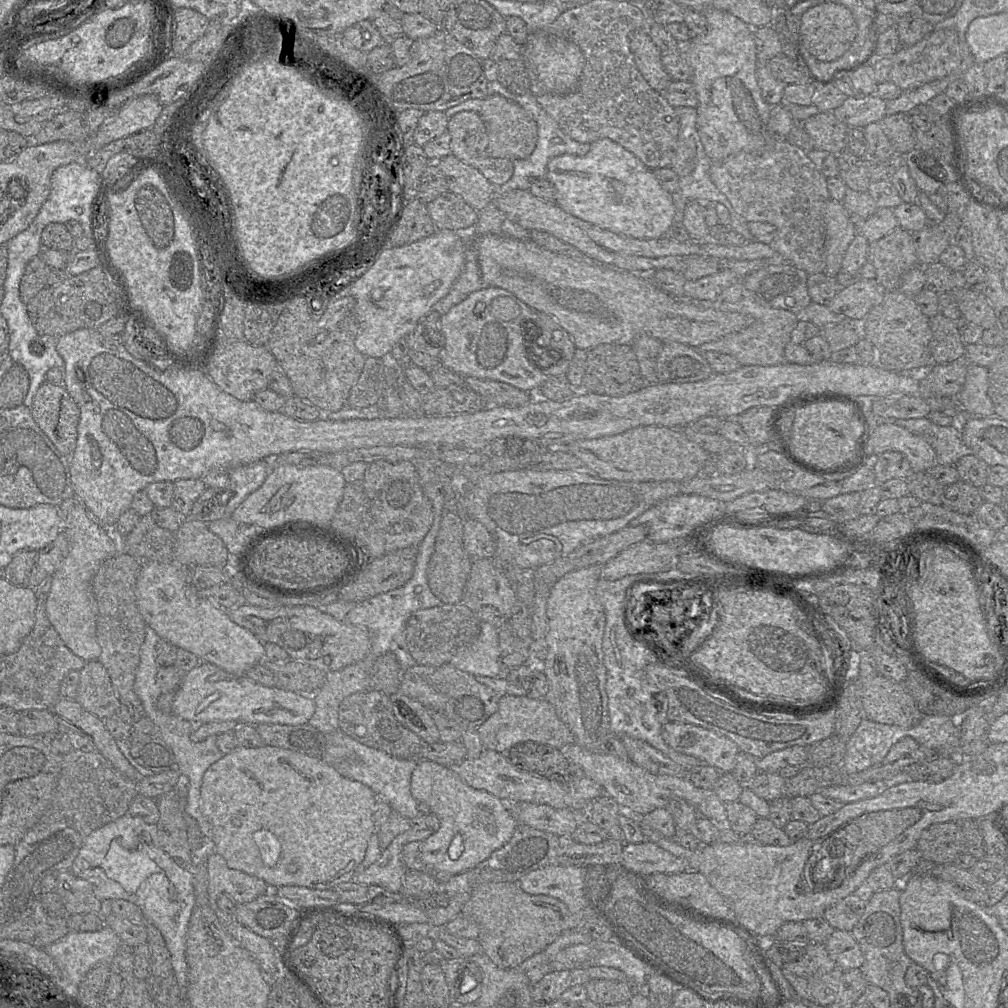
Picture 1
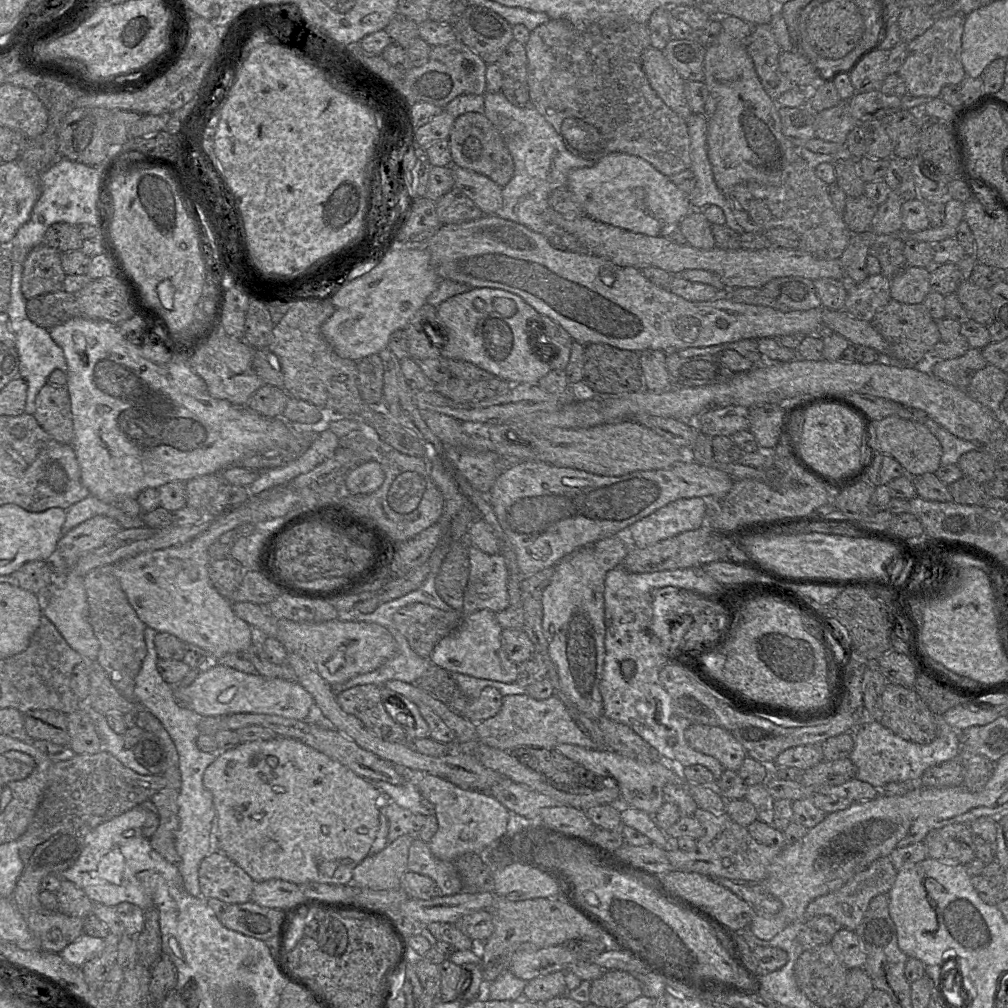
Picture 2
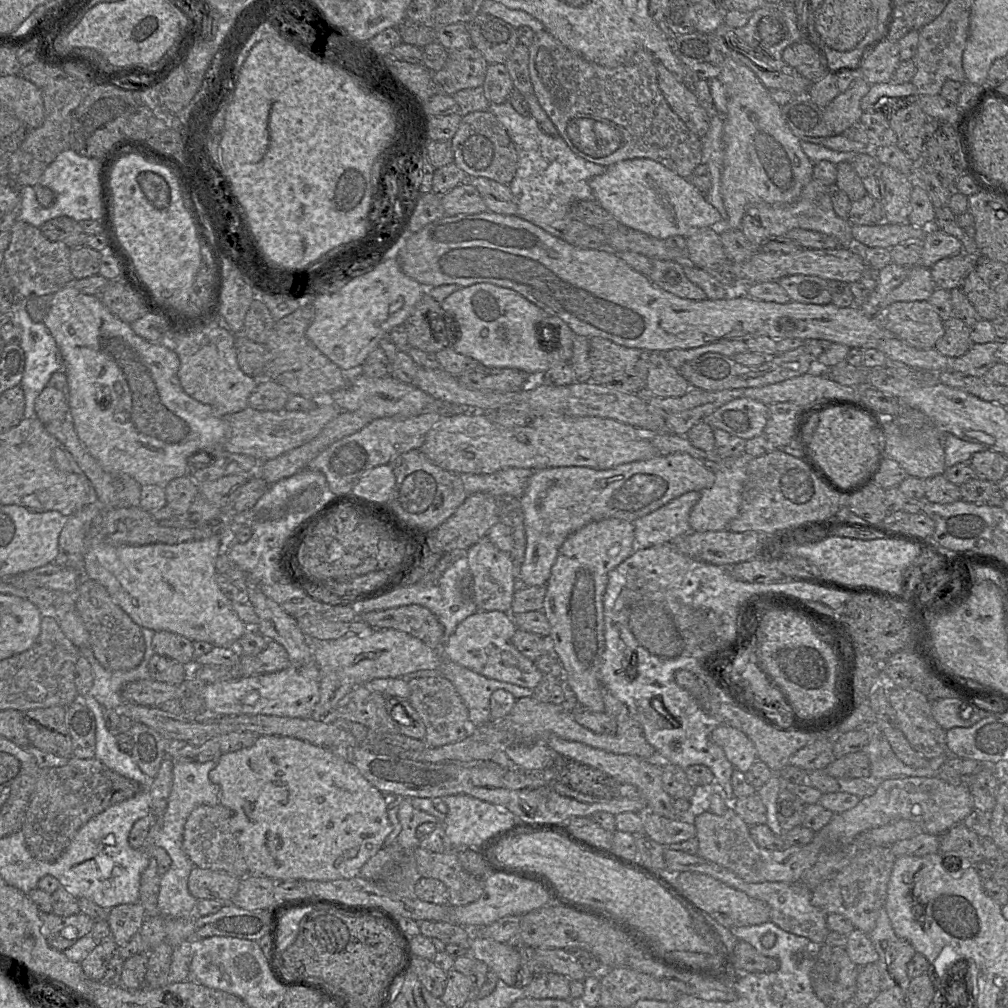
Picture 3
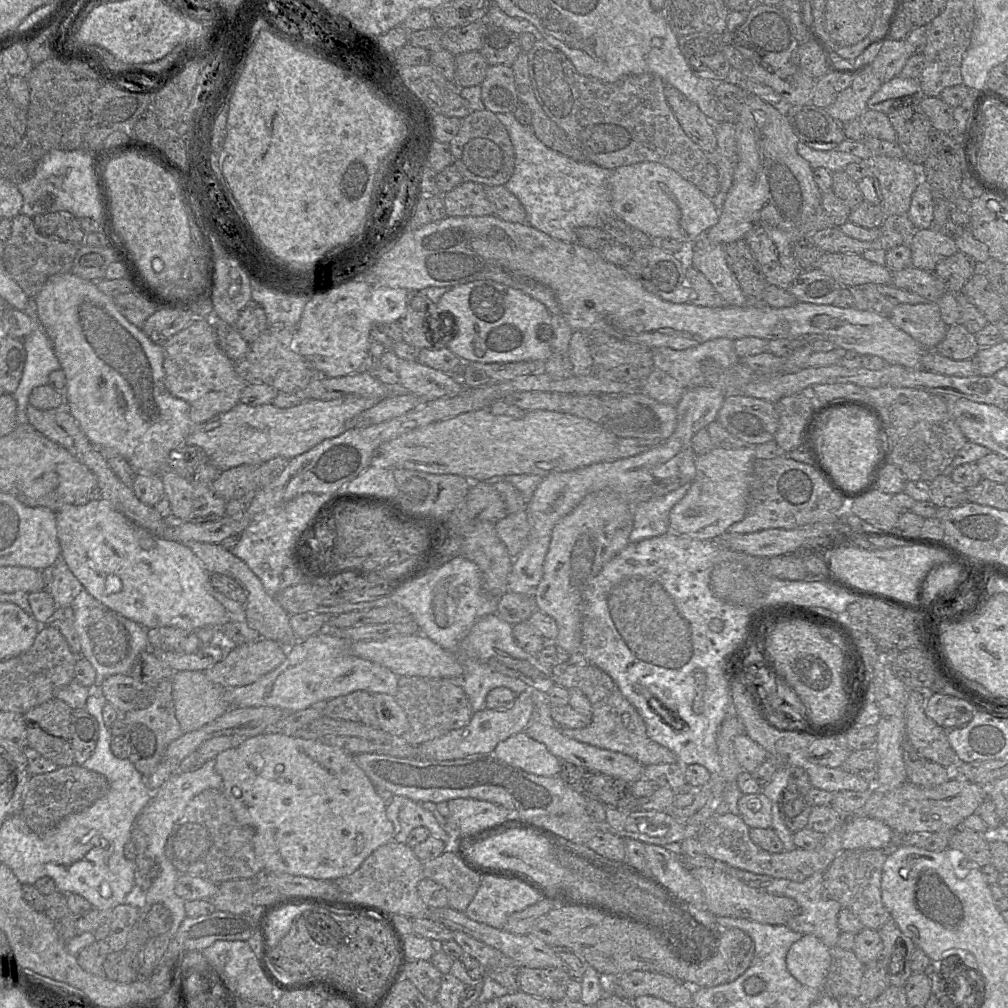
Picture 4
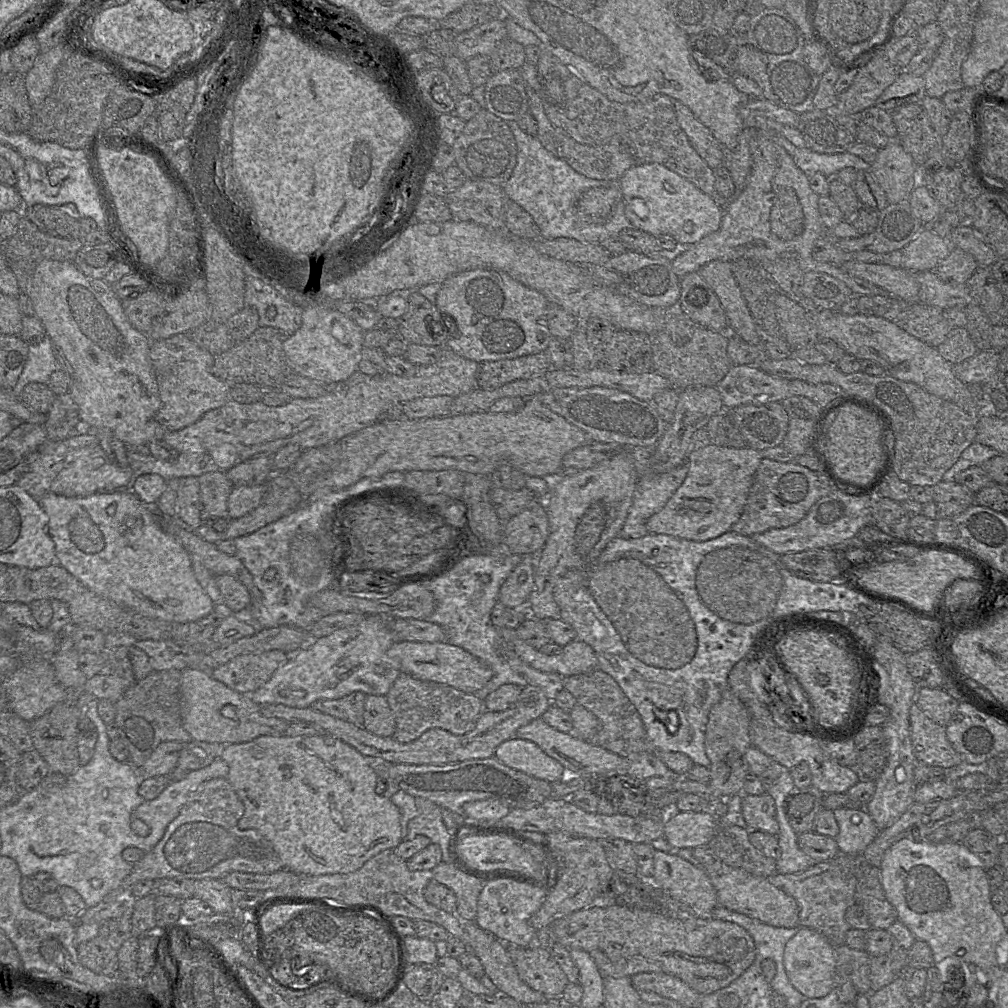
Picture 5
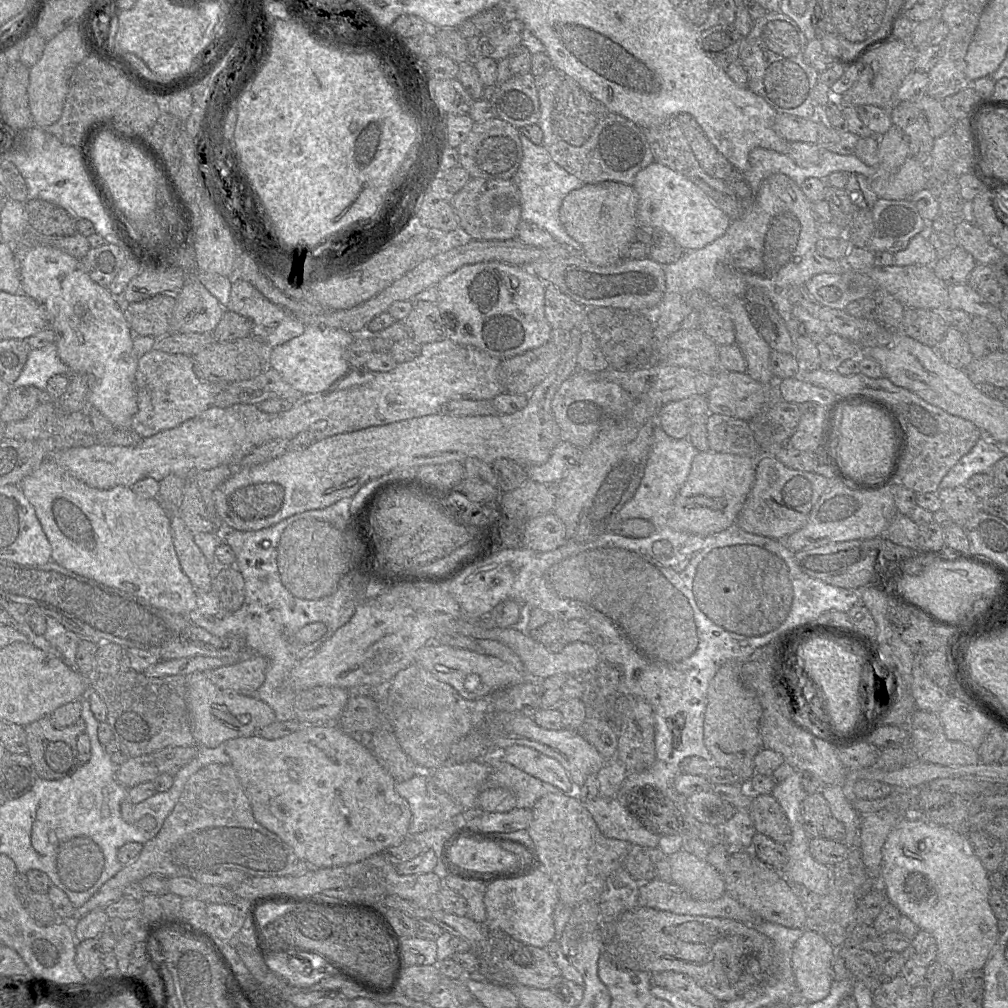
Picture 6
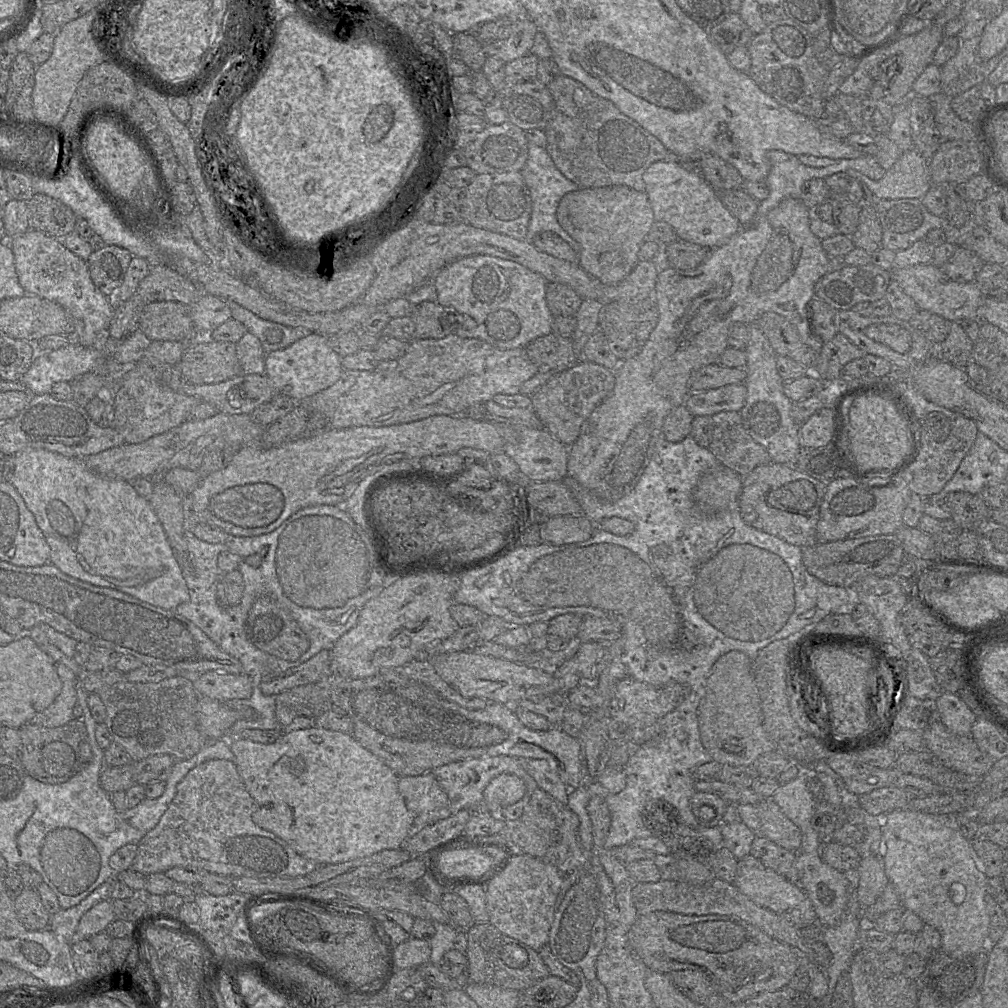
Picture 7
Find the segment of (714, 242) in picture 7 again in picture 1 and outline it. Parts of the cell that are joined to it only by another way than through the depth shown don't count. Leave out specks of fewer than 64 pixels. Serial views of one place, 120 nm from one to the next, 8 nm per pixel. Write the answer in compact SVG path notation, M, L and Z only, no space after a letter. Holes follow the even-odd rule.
M609 138L590 144L585 156L564 154L552 158L546 179L556 188L556 204L565 212L616 234L637 239L659 239L667 235L674 223L675 205L672 194L665 191L653 172L633 153Z

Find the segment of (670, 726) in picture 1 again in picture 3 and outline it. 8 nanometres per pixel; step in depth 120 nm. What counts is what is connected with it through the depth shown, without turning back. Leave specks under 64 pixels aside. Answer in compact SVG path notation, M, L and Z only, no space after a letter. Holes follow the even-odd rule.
M720 724L711 732L711 740L719 745L735 769L746 772L758 760L753 742L739 729Z

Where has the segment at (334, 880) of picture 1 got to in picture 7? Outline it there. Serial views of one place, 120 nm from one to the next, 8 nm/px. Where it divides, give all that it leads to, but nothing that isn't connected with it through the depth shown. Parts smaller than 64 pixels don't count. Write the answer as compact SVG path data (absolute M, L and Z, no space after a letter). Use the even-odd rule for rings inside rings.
M312 725L305 728L284 730L283 734L272 743L262 743L234 736L230 739L230 749L234 754L234 762L245 788L256 801L256 810L252 815L254 823L278 836L298 854L313 861L318 866L347 862L370 856L382 850L401 848L413 832L414 814L407 808L398 790L399 777L378 756L366 749L349 733Z

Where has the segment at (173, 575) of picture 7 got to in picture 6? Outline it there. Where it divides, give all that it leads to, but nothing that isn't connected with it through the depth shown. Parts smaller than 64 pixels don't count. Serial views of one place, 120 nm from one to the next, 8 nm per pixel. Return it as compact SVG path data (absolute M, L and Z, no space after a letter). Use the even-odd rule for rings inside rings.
M52 458L46 459L19 487L33 506L51 545L51 561L78 575L138 597L158 609L187 615L197 607L195 589L183 572L174 547L170 515L158 497L142 497L125 486L107 490L92 488L72 476Z

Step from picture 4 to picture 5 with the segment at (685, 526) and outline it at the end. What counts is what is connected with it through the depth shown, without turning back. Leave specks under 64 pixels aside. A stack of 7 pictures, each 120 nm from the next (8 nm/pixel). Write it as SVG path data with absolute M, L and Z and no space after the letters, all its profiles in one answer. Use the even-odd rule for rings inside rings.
M709 444L692 449L686 462L686 478L666 505L647 520L648 534L707 541L731 531L742 513L761 459L761 451L747 446L735 448Z

